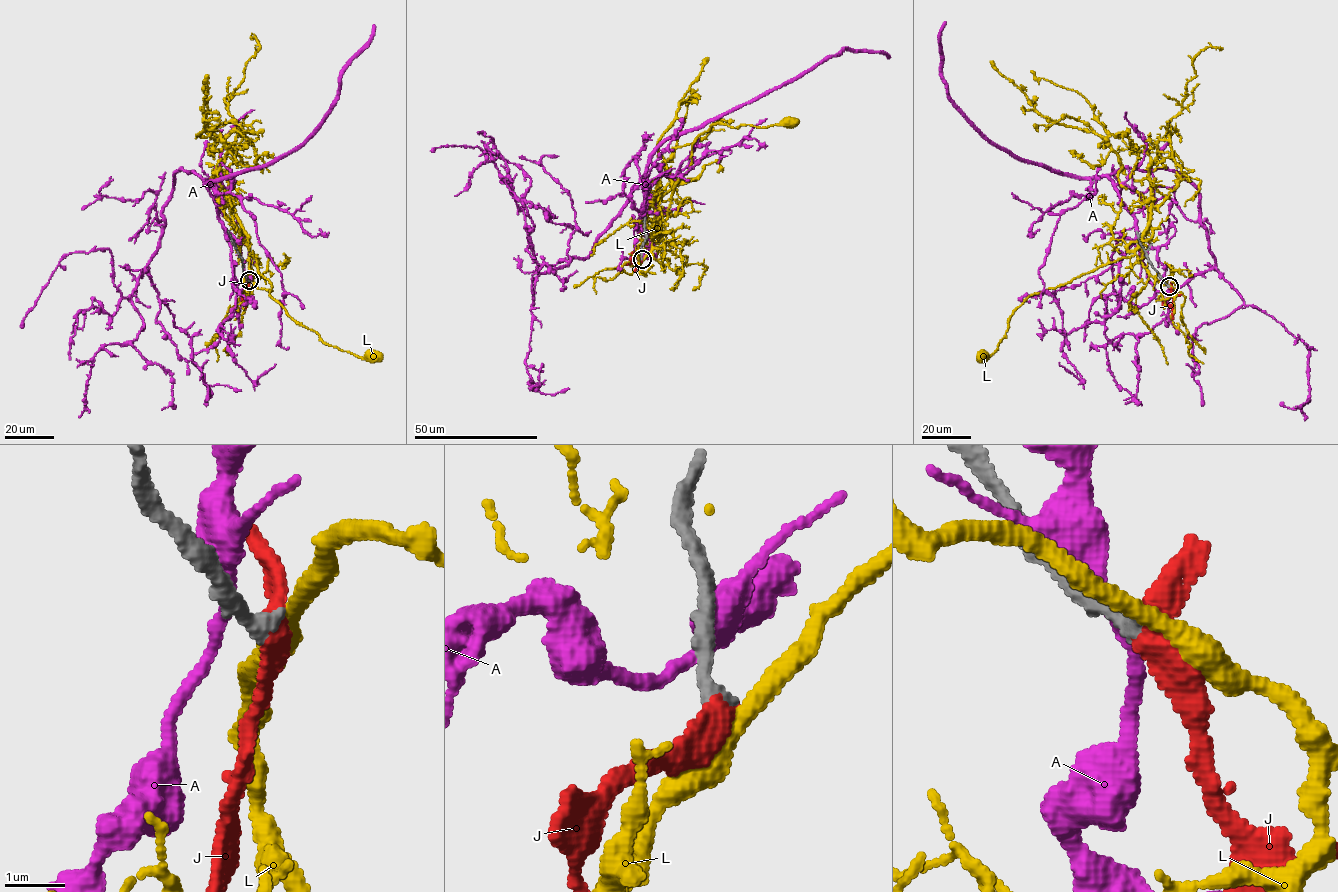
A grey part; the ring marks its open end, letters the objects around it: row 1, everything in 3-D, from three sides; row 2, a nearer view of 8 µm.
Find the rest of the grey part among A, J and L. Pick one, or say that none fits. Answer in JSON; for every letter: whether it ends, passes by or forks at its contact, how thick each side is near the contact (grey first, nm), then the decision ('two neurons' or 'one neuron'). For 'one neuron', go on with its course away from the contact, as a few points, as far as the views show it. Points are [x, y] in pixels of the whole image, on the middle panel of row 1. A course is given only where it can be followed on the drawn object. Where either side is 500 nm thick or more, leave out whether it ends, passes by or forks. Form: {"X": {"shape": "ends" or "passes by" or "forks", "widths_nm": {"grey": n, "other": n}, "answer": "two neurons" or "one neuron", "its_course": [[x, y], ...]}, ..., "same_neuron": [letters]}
{"A": {"shape": "passes by", "widths_nm": {"grey": 260, "other": 320}, "answer": "two neurons"}, "J": {"shape": "passes by", "widths_nm": {"grey": 300, "other": 340}, "answer": "one neuron", "its_course": [[642, 259], [633, 263], [630, 253]]}, "L": {"shape": "passes by", "widths_nm": {"grey": 300, "other": 320}, "answer": "two neurons"}, "same_neuron": ["J"]}

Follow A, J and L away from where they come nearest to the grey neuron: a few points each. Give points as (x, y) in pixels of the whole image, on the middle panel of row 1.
A: (642, 256), (653, 245), (643, 178), (588, 256), (539, 272), (520, 199), (530, 178), (476, 146), (432, 152)
J: (642, 259), (633, 263), (630, 253)
L: (642, 259), (699, 136), (713, 124), (791, 122)

